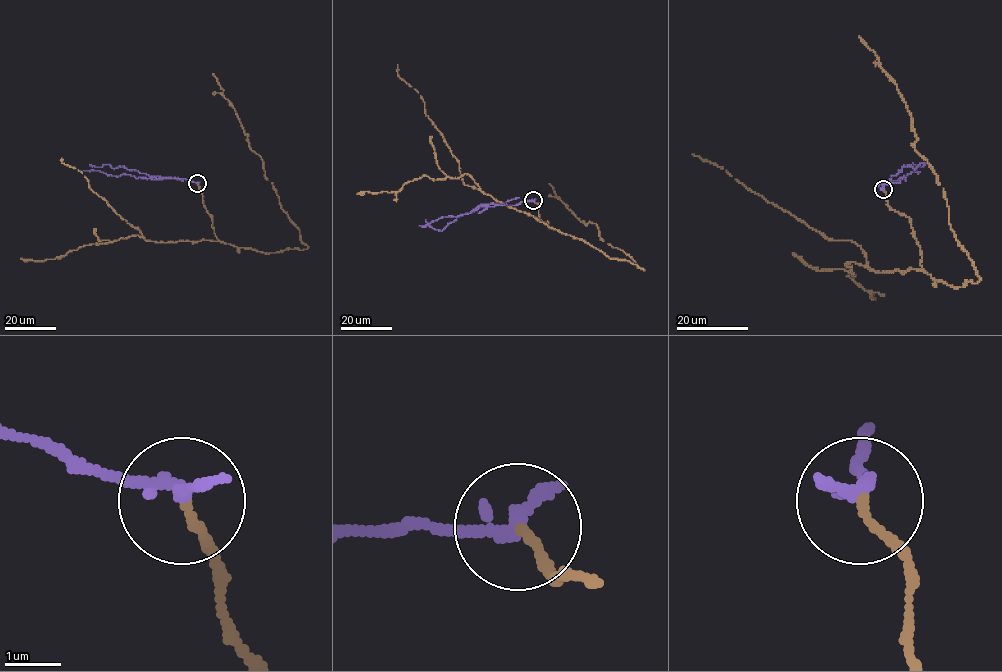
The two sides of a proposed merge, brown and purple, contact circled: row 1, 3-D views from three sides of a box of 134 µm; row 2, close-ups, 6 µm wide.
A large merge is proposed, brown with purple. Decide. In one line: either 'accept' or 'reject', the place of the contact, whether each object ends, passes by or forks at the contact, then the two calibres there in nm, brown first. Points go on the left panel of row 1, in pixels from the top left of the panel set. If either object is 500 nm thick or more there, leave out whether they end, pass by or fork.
reject; at (197, 183); brown ends there; purple ends there; 150 nm thick on the brown side, 320 nm on the other

